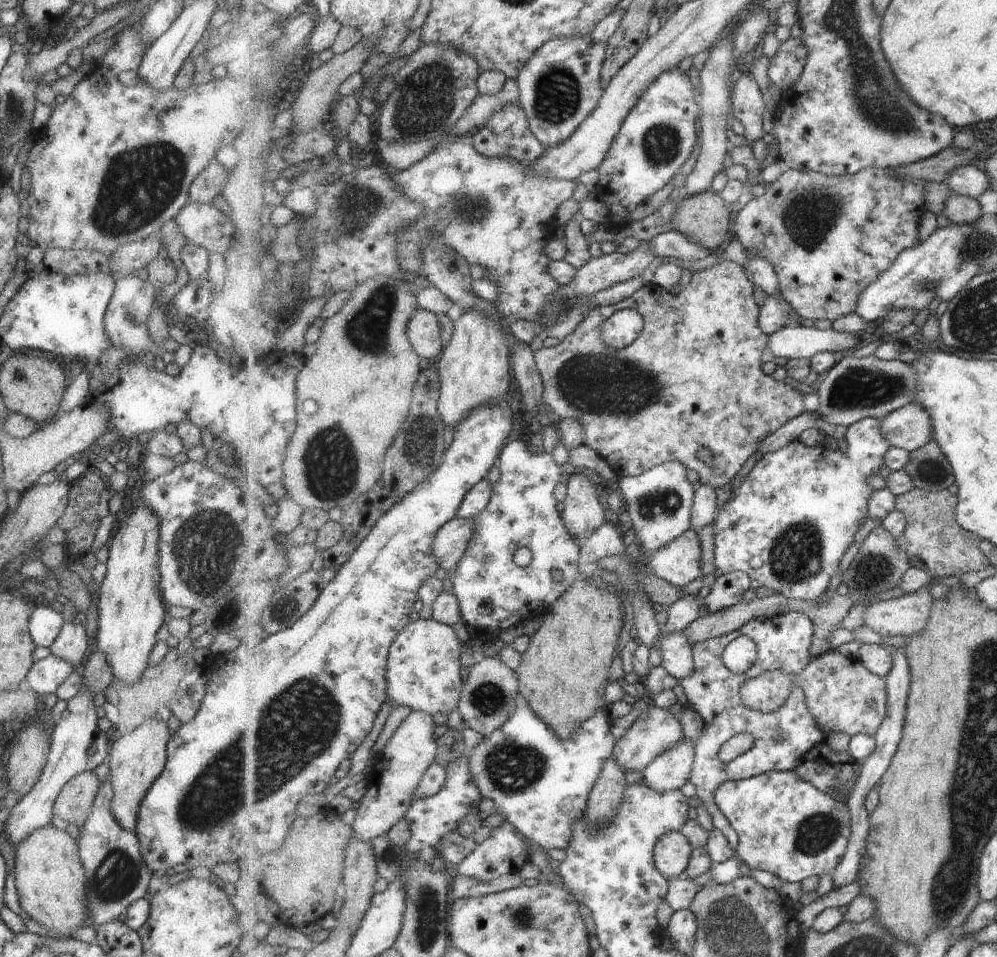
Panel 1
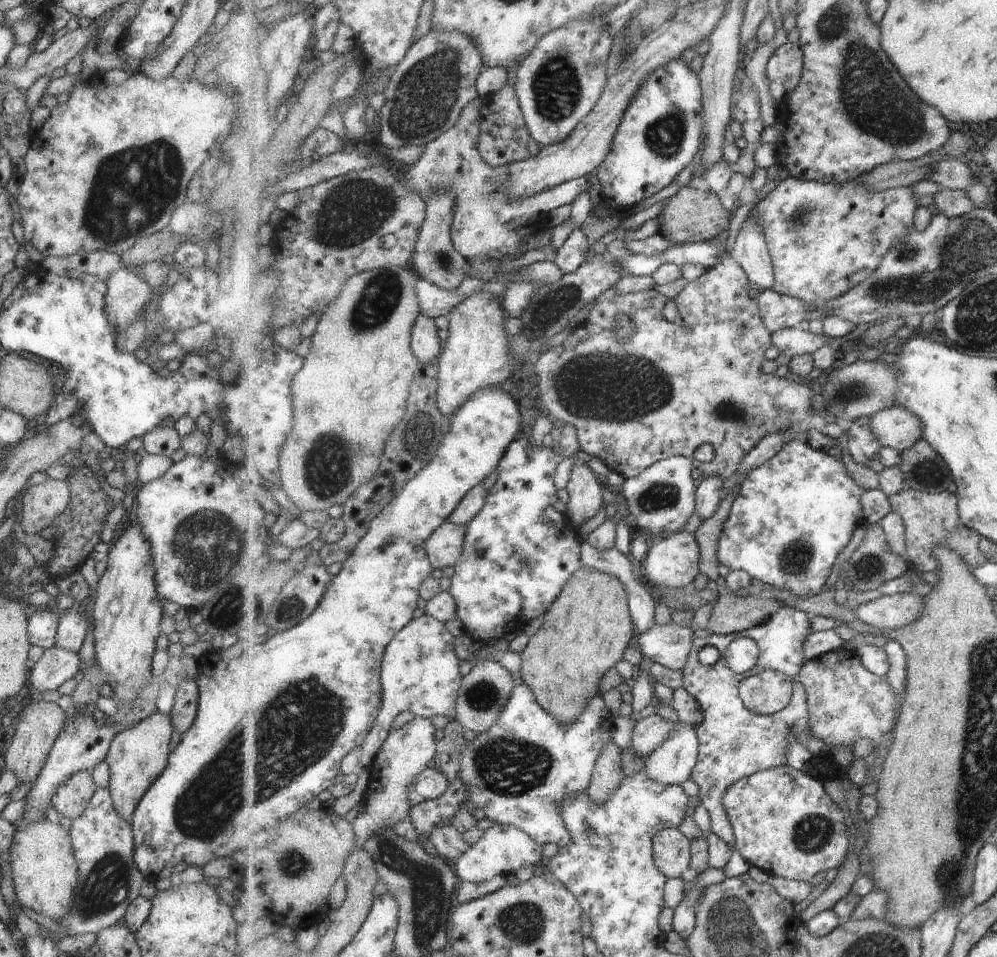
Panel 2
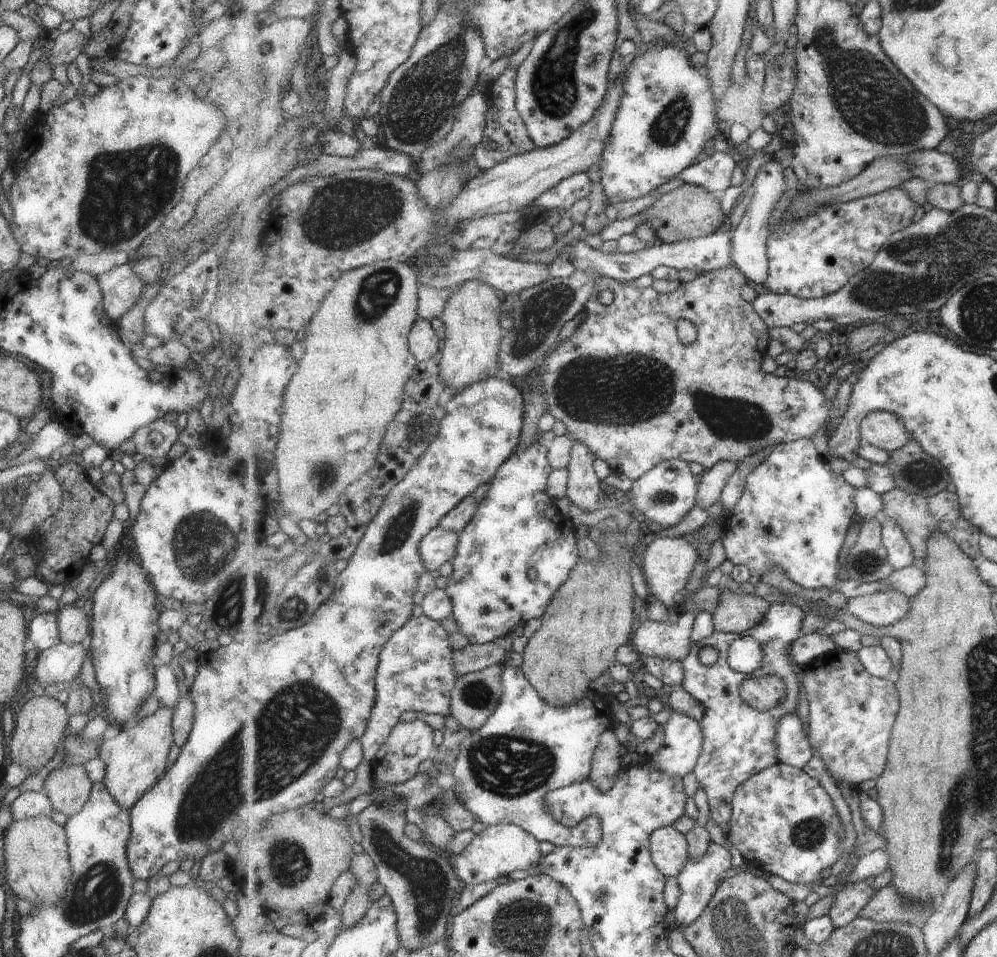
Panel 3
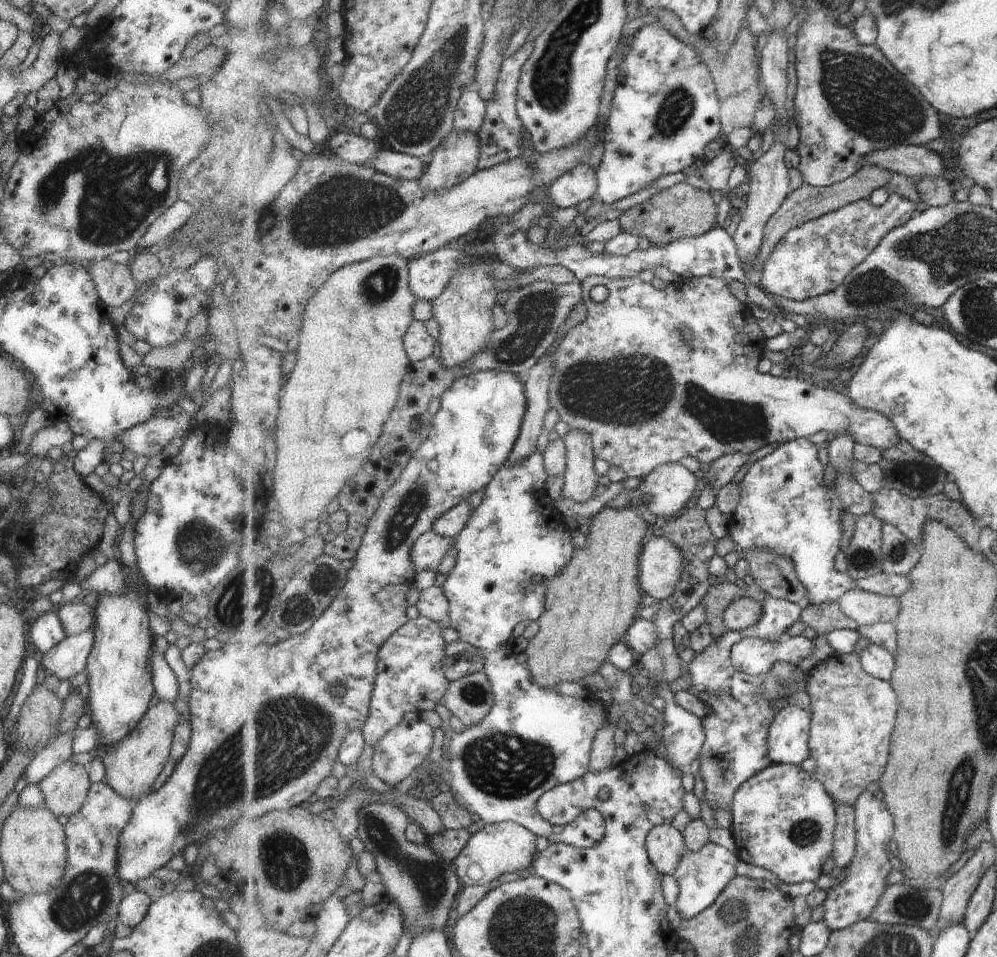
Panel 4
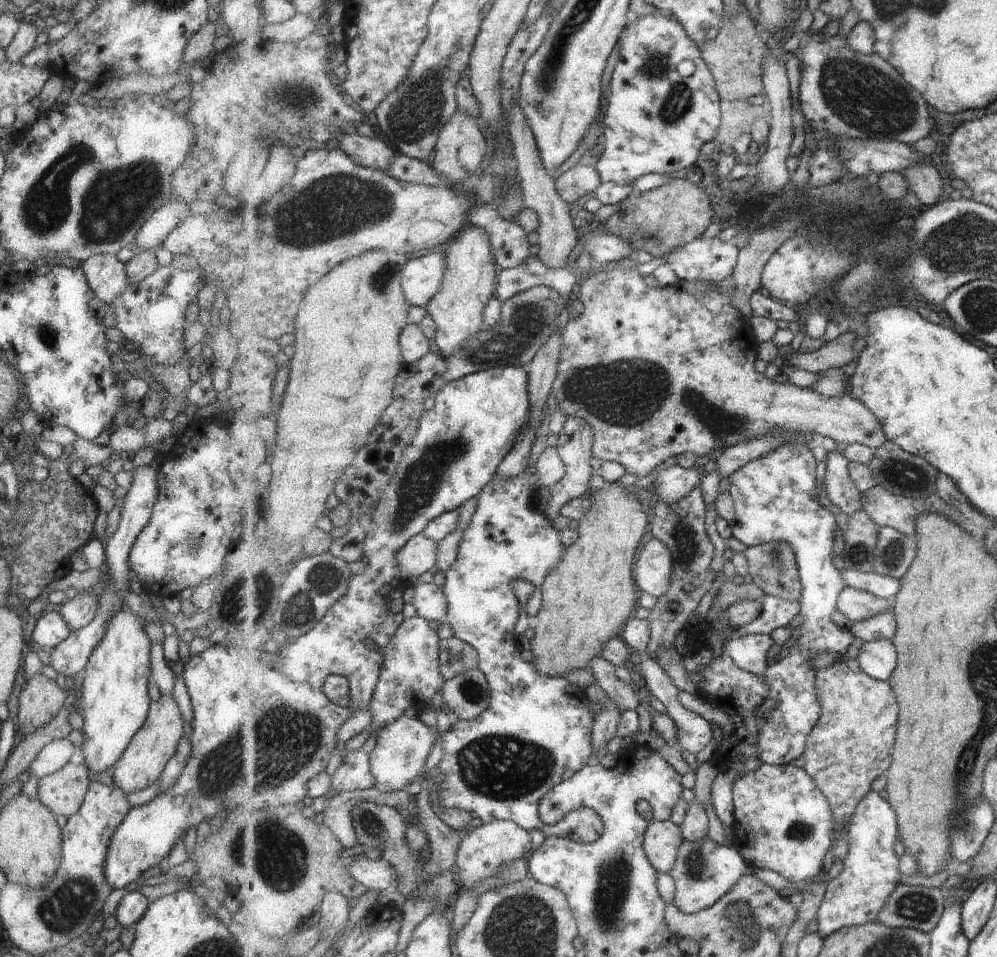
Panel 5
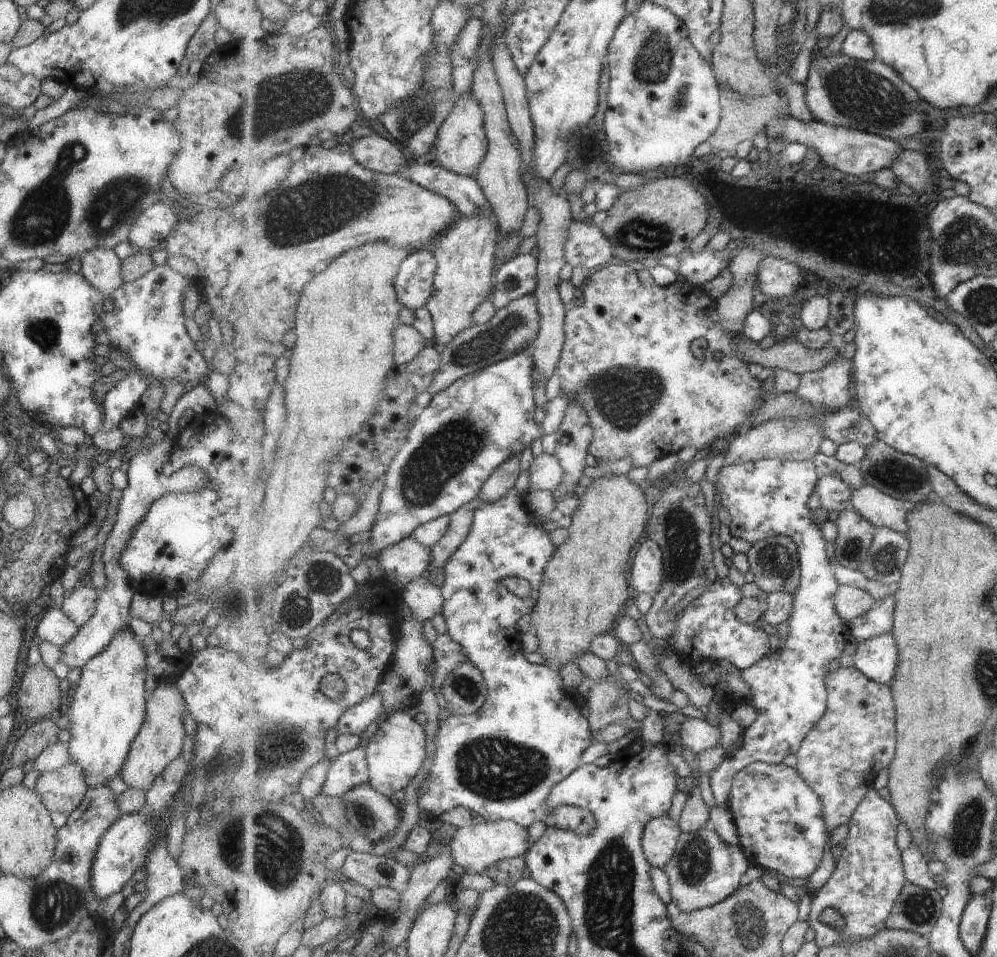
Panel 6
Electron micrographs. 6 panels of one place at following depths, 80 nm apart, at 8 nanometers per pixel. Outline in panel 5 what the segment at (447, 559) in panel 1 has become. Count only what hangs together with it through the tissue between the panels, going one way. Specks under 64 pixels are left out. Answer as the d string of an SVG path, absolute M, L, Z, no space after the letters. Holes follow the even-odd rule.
M421 533L414 536L397 554L398 565L405 581L415 585L416 578L437 569L439 543Z

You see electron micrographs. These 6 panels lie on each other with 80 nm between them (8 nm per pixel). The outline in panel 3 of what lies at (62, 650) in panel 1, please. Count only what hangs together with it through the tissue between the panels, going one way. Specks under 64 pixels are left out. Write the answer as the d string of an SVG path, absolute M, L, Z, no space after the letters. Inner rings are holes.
M61 605L56 613L60 642L81 642L90 633L90 623L83 608Z

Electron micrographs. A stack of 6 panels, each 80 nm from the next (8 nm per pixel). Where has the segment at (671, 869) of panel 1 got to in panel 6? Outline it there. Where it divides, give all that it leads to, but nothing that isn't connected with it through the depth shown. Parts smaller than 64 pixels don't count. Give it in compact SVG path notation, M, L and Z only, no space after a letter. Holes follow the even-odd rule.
M673 815L656 818L647 824L642 836L647 860L653 867L664 869L678 848L682 827Z

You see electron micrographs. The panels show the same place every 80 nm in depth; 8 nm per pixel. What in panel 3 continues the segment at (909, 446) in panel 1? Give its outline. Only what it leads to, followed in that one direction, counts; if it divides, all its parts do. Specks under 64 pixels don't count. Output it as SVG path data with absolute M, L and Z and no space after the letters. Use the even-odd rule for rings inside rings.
M883 410L872 411L860 425L860 439L867 445L894 452L912 440L903 420L897 414Z

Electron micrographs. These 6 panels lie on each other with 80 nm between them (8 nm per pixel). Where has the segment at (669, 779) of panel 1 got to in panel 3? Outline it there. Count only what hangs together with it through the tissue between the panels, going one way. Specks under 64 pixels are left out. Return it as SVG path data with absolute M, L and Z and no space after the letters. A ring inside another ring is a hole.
M671 710L671 716L664 724L664 743L655 754L648 758L653 760L655 770L663 770L665 774L683 778L683 776L687 776L691 772L694 773L694 769L698 765L700 755L703 752L703 744L704 737L700 722L687 714Z

